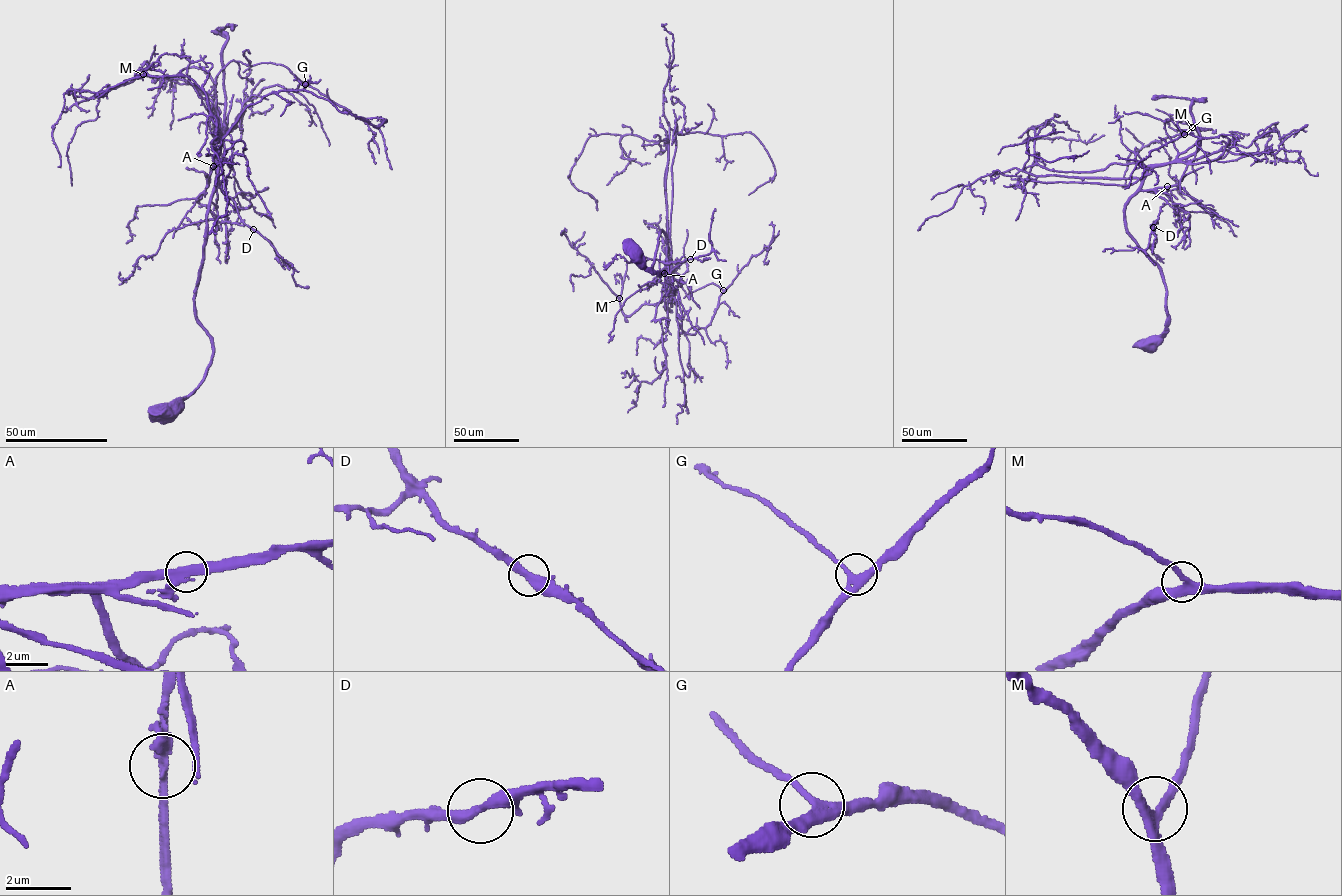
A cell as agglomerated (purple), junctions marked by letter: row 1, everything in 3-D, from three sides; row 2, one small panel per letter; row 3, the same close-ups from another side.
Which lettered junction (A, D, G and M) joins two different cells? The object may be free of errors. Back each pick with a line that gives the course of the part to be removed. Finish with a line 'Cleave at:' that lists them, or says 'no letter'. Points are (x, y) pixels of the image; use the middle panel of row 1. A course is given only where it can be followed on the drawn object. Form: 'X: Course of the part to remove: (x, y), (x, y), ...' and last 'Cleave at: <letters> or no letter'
Cleave at: no letter

